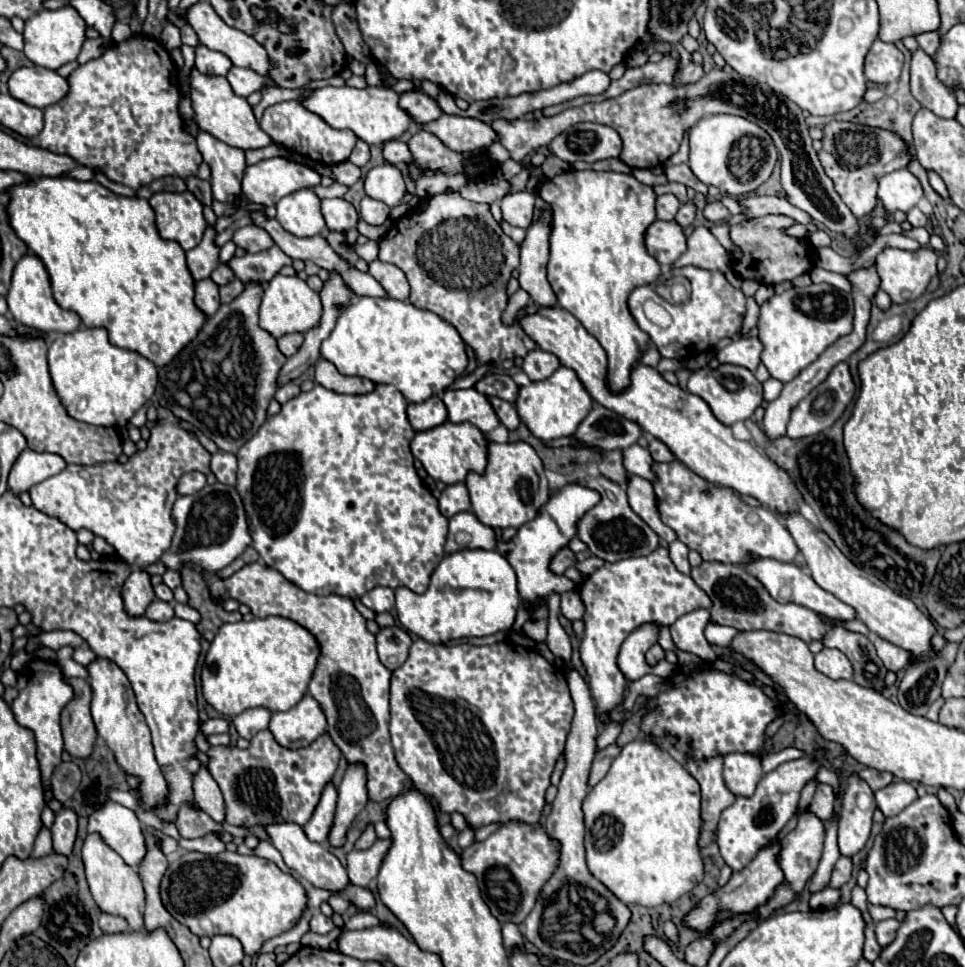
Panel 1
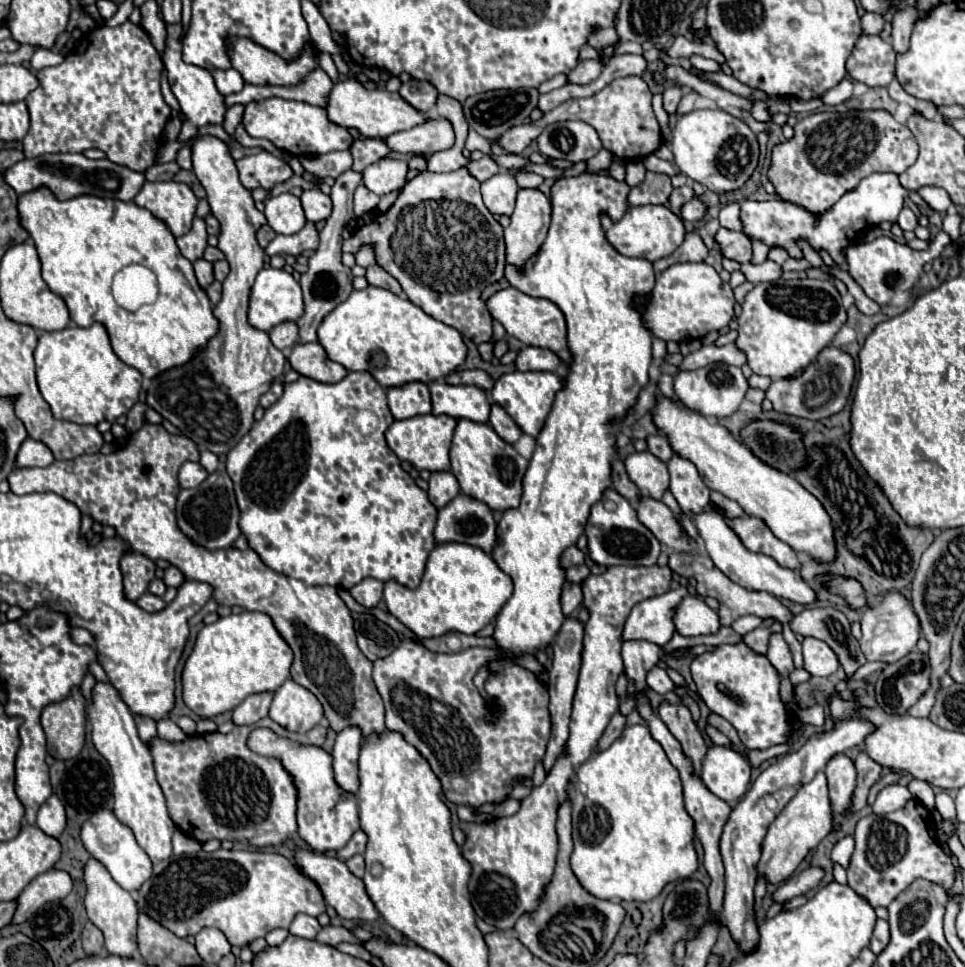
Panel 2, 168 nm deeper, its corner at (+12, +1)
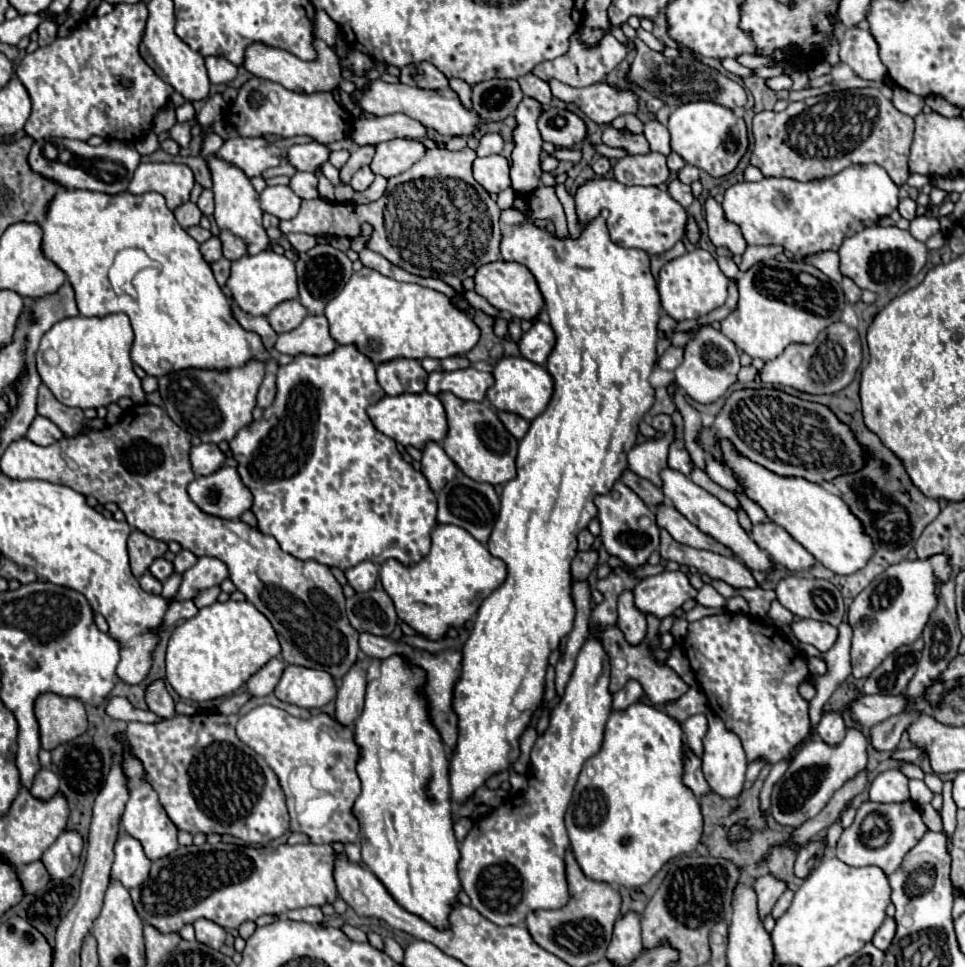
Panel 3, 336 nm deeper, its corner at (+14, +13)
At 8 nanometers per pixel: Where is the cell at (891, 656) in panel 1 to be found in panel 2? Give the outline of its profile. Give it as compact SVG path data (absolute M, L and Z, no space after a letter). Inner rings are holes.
M888 591L880 603L864 609L860 625L862 625L860 649L864 657L868 661L880 661L880 663L894 663L904 655L908 655L916 647L922 633L912 603L900 591Z

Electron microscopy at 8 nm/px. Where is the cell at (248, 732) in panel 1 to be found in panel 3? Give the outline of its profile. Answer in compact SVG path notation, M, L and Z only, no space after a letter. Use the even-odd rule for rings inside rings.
M272 659L268 661L258 673L254 673L248 681L246 681L246 691L250 693L250 697L264 697L270 695L280 679L284 671L284 663L280 659Z

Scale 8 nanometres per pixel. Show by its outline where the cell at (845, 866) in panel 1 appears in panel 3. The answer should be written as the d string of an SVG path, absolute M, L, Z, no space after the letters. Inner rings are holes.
M764 875L764 877L758 877L754 881L754 889L756 889L756 895L758 895L760 917L764 917L772 911L776 899L788 889L788 883L774 877L774 875Z

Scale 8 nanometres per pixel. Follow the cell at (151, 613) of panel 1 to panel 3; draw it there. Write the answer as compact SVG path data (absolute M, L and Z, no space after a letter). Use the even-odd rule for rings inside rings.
M148 571L140 577L140 587L146 591L146 593L152 593L152 595L160 595L162 593L162 583L158 579L154 579Z

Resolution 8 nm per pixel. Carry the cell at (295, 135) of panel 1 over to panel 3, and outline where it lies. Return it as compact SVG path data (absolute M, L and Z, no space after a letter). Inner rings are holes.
M252 77L238 89L236 103L230 105L226 121L236 125L242 137L280 135L298 137L308 135L318 143L334 143L348 135L348 113L334 101L332 93L294 93L280 83Z

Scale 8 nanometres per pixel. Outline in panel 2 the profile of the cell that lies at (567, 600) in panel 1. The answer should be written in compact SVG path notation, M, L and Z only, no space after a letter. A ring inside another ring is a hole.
M566 581L564 589L562 589L562 609L564 609L564 615L568 617L576 607L580 607L580 603L582 603L582 585Z

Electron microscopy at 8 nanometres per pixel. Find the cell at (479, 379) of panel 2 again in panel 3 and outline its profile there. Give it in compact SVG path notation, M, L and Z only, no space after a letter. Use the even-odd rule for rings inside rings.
M448 357L444 361L440 361L444 371L458 371L458 369L466 369L470 367L470 361L466 357Z

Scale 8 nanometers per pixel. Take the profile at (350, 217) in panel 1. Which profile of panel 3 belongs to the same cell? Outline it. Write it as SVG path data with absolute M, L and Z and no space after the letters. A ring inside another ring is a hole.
M296 173L290 179L290 189L300 197L300 199L318 199L318 177L314 173Z

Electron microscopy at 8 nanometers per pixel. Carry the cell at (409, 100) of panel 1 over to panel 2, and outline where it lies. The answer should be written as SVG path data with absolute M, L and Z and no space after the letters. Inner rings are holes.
M410 79L406 83L402 83L400 87L400 95L416 109L430 113L436 107L436 99L438 99L438 91L432 83L428 81L418 81L418 79Z

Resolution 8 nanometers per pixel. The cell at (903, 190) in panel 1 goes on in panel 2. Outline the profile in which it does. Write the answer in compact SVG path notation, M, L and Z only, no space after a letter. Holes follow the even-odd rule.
M872 173L870 177L862 179L852 191L846 191L830 209L824 213L812 213L806 211L800 205L794 205L790 201L772 199L772 201L742 201L740 203L740 221L742 221L742 233L750 239L758 239L760 243L768 247L782 247L788 251L794 259L804 259L802 249L796 245L798 239L804 239L814 251L828 251L828 255L842 265L844 263L844 249L860 241L864 229L870 229L874 225L880 225L884 221L894 223L904 197L908 191L900 185L898 175L894 173Z

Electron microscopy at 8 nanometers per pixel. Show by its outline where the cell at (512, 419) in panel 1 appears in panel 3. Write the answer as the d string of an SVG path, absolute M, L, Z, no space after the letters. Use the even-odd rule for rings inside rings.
M498 411L498 417L500 417L500 421L504 423L504 427L506 427L516 439L522 439L522 437L526 435L526 429L528 429L528 425L530 425L526 419L522 419L522 417L514 415L514 413L506 413L506 411Z

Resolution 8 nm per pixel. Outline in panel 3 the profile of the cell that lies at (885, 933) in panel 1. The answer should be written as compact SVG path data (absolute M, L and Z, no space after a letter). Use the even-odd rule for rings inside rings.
M886 917L886 919L882 921L882 925L880 925L880 929L874 933L872 943L874 943L878 949L886 951L886 949L888 949L888 945L892 943L894 933L896 933L896 923L894 923L894 919L892 919L892 917Z

